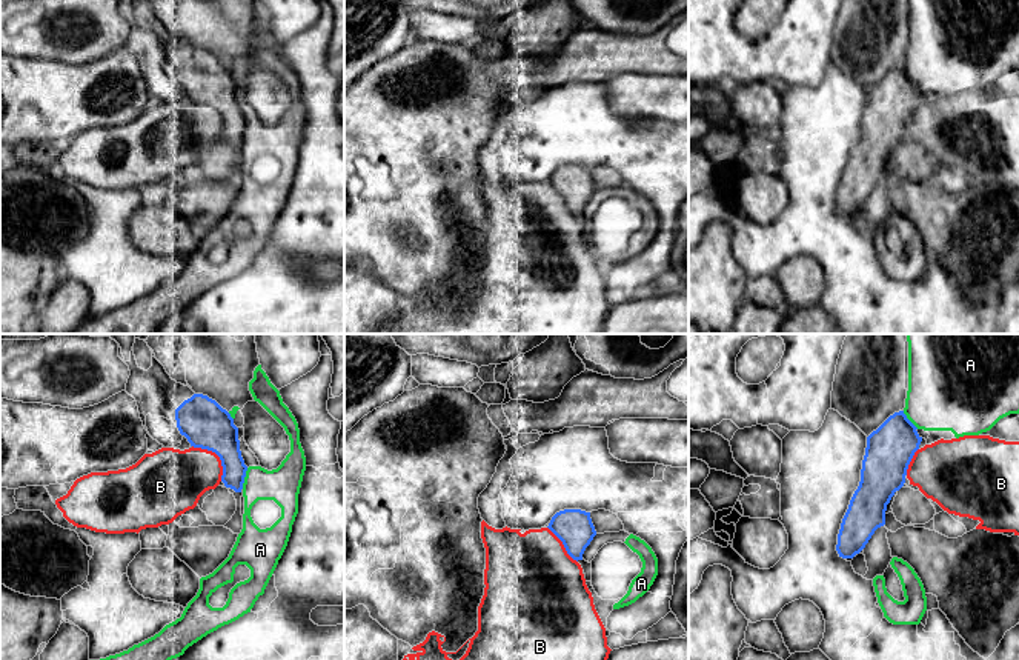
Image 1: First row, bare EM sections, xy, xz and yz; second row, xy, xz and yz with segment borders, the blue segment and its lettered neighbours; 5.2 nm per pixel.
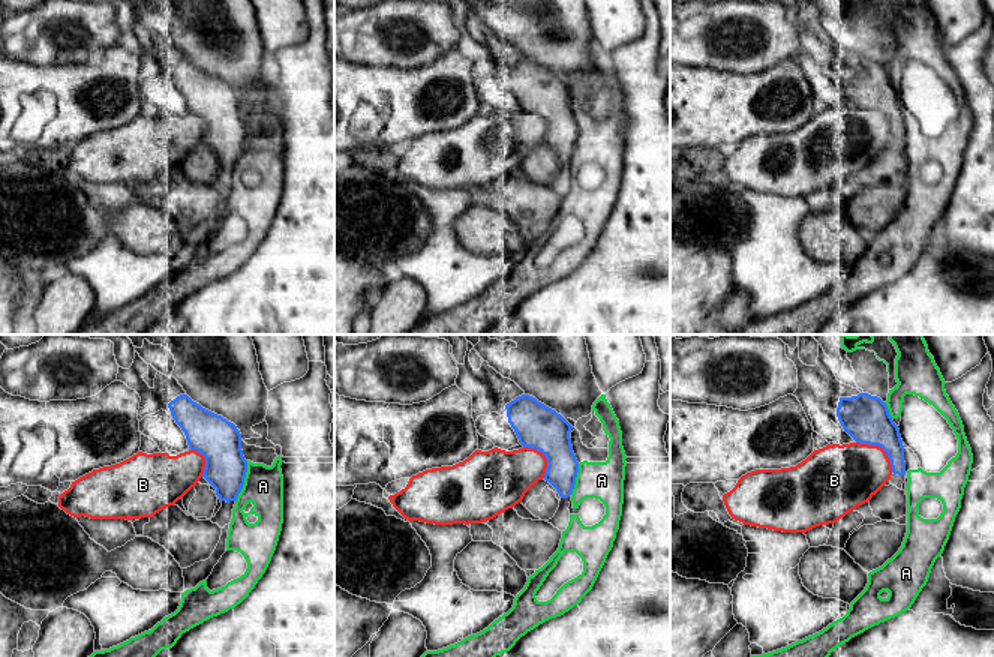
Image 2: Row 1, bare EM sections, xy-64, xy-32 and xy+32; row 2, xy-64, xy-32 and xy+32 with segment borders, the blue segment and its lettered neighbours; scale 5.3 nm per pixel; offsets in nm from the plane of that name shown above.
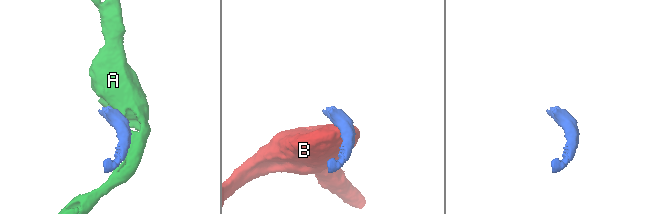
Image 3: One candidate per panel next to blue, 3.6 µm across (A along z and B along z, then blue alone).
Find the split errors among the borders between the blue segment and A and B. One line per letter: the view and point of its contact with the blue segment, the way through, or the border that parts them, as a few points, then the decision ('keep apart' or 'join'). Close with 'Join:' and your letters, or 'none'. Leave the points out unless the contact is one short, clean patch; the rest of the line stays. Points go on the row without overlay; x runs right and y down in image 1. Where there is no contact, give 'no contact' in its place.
A: meets blue in xy at (243, 134); keep apart
B: meets blue in xy at (217, 110); border along xy (192, 100), (211, 105), (219, 113), (222, 136); keep apart
Join: none

